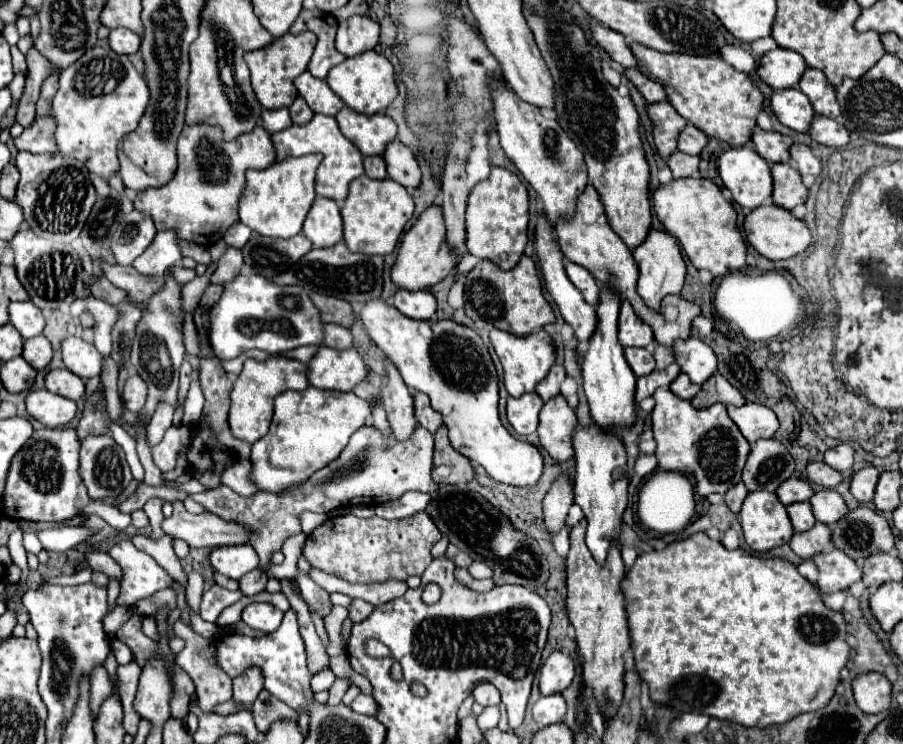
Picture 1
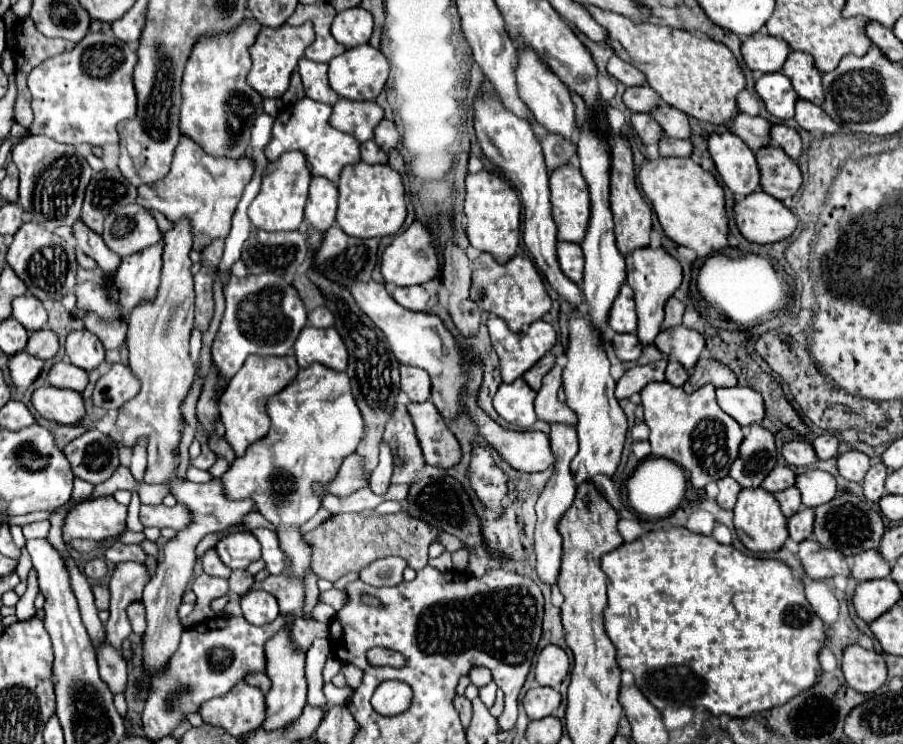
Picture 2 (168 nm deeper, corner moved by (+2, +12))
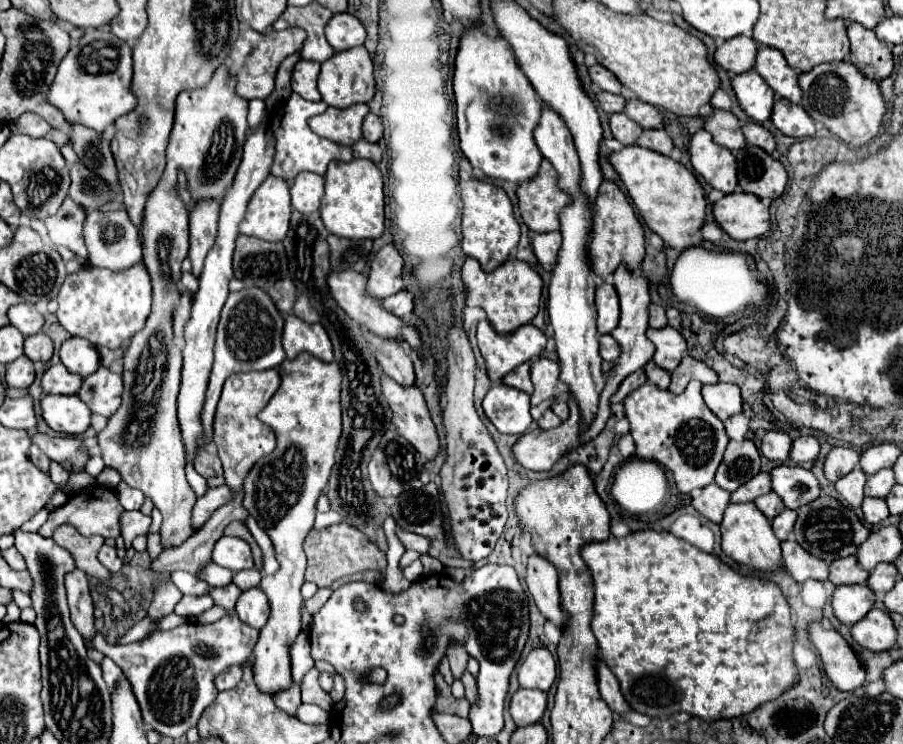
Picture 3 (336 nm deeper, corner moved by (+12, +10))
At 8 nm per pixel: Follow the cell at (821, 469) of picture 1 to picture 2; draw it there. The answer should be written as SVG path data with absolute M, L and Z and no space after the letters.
M789 440L789 442L785 442L783 448L781 448L781 456L791 466L811 466L813 462L817 462L813 446L809 442L805 442L805 440Z

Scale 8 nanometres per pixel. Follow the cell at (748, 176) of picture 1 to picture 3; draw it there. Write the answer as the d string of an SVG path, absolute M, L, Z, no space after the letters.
M699 130L689 146L691 164L713 188L731 194L737 190L737 162L731 150L717 146L707 130Z

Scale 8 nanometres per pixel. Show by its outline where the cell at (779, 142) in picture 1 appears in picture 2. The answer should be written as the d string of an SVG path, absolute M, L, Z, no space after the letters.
M739 112L731 124L731 132L737 134L753 152L763 146L769 146L771 142L769 128L771 128L771 122L767 122L765 118L749 116L743 112Z

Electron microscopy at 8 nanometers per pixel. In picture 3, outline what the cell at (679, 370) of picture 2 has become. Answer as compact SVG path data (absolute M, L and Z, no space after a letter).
M649 362L649 364L645 366L645 374L647 374L647 378L649 378L651 384L655 384L655 386L659 386L659 388L669 388L671 374L669 374L667 370L659 368L655 362Z

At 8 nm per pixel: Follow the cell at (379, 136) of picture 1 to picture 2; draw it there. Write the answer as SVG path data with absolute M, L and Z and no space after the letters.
M341 98L333 106L329 124L335 130L351 134L359 142L367 142L373 138L373 130L381 118L383 118L383 110L377 102L353 102Z

